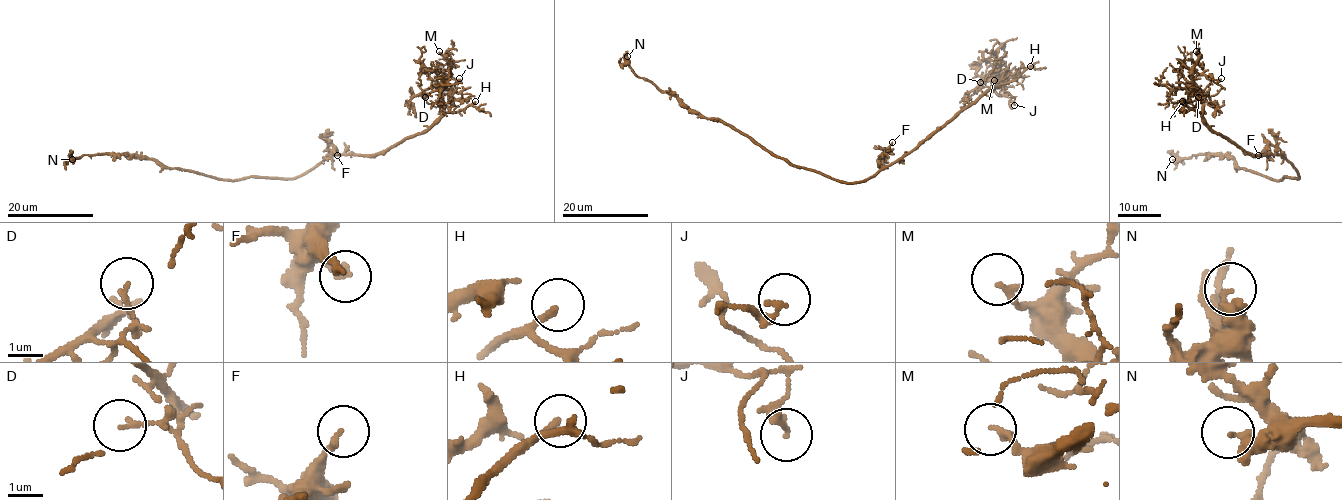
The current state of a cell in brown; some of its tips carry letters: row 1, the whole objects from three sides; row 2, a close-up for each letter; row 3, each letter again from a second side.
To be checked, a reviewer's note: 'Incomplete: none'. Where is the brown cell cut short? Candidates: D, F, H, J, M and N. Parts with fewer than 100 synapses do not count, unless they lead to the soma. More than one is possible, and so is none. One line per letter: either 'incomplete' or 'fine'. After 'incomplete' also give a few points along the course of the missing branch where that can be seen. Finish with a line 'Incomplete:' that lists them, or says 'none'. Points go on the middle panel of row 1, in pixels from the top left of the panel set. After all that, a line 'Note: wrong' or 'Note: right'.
D: fine
F: fine
H: incomplete
J: fine
M: fine
N: fine
Incomplete: H
Note: wrong

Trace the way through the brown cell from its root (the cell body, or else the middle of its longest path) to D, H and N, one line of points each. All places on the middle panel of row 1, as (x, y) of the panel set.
D: (850, 182), (864, 181), (899, 161), (988, 89), (998, 86), (986, 81), (978, 85), (981, 87), (980, 82)
H: (850, 182), (864, 181), (899, 161), (987, 92), (1014, 81), (1030, 66)
N: (850, 182), (790, 165), (728, 125), (690, 112), (673, 95), (640, 78), (627, 56)

